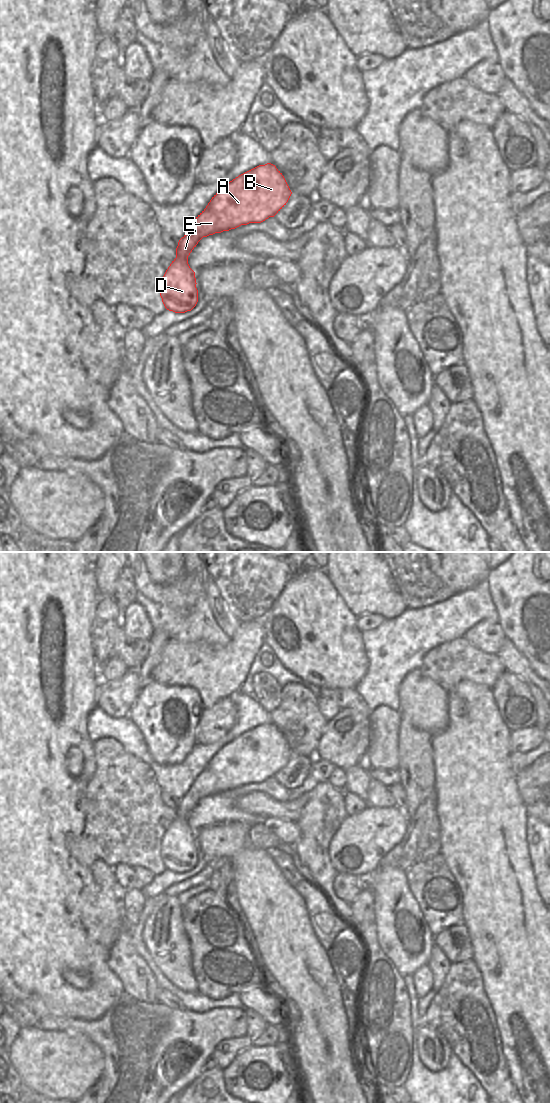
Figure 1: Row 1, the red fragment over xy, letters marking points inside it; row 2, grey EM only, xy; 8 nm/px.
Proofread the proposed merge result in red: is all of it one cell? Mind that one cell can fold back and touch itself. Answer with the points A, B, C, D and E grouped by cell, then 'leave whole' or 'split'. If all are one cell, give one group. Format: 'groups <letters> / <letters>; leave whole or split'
groups A B C D E; leave whole

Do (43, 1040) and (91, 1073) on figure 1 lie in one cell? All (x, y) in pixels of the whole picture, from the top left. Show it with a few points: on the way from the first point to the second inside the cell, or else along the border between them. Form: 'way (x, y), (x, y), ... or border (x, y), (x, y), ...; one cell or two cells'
way (55, 1052), (67, 1064), (79, 1066); one cell

